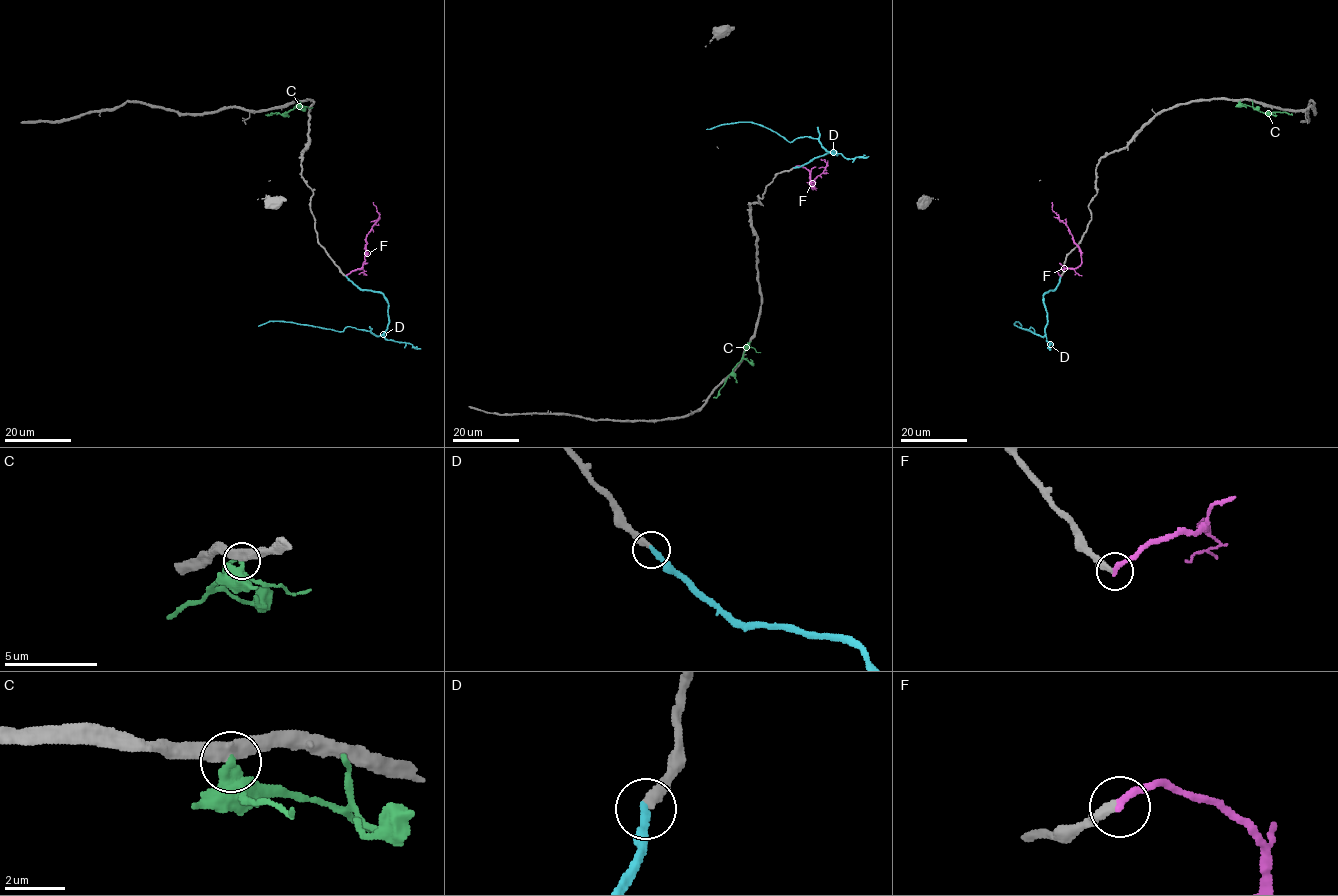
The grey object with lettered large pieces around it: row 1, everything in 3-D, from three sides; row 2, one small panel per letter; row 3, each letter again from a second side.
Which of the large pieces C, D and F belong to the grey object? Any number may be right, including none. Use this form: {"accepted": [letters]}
{"accepted": ["D"]}

